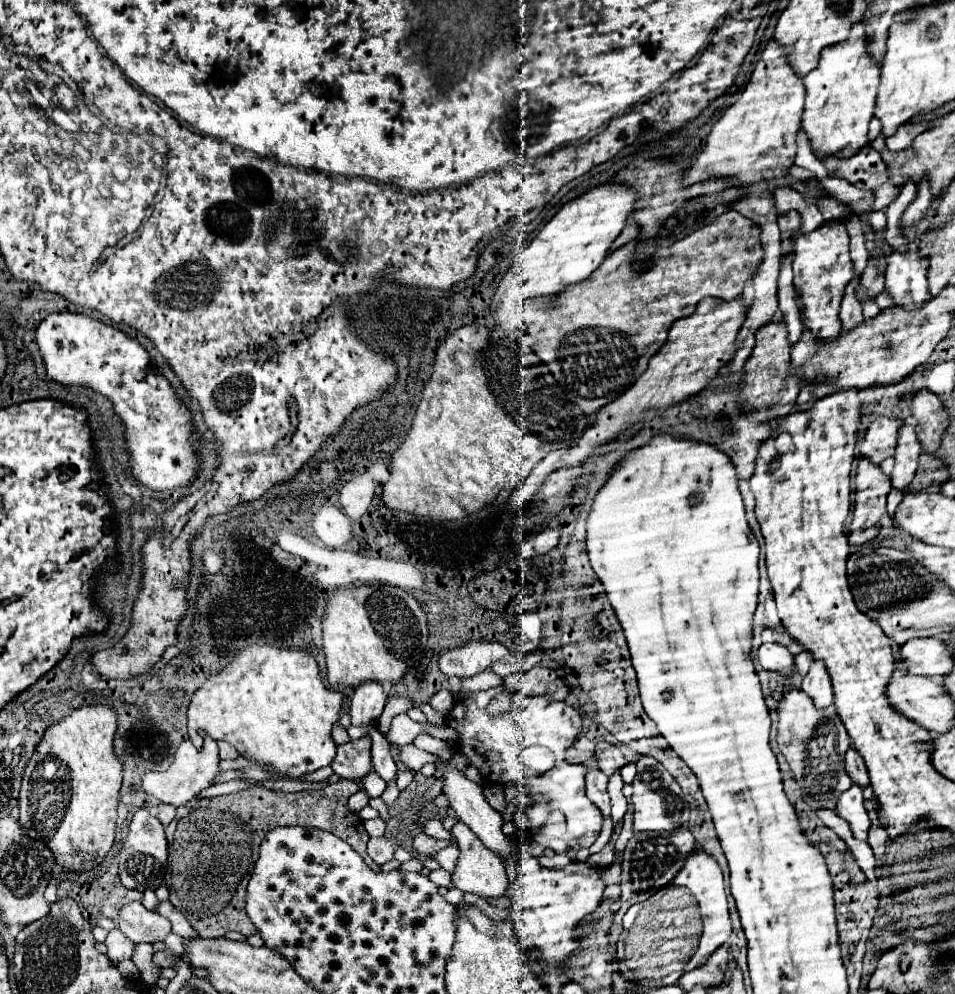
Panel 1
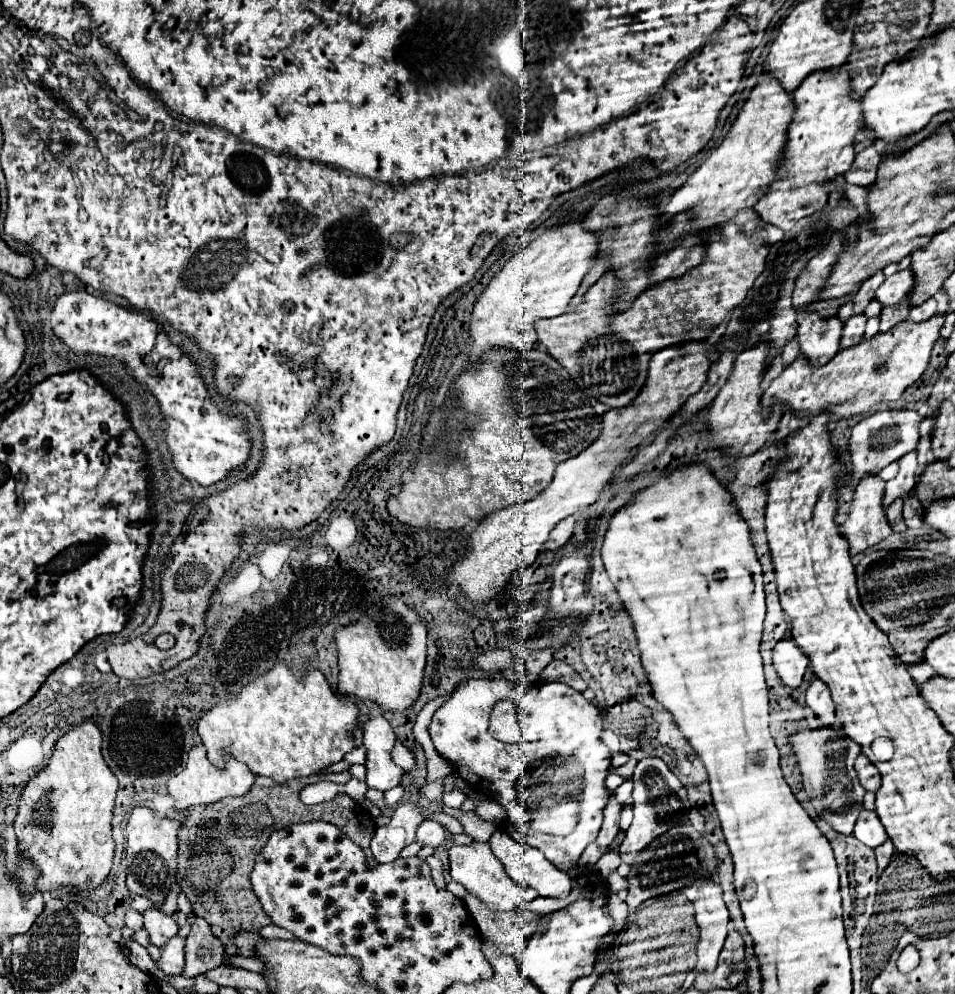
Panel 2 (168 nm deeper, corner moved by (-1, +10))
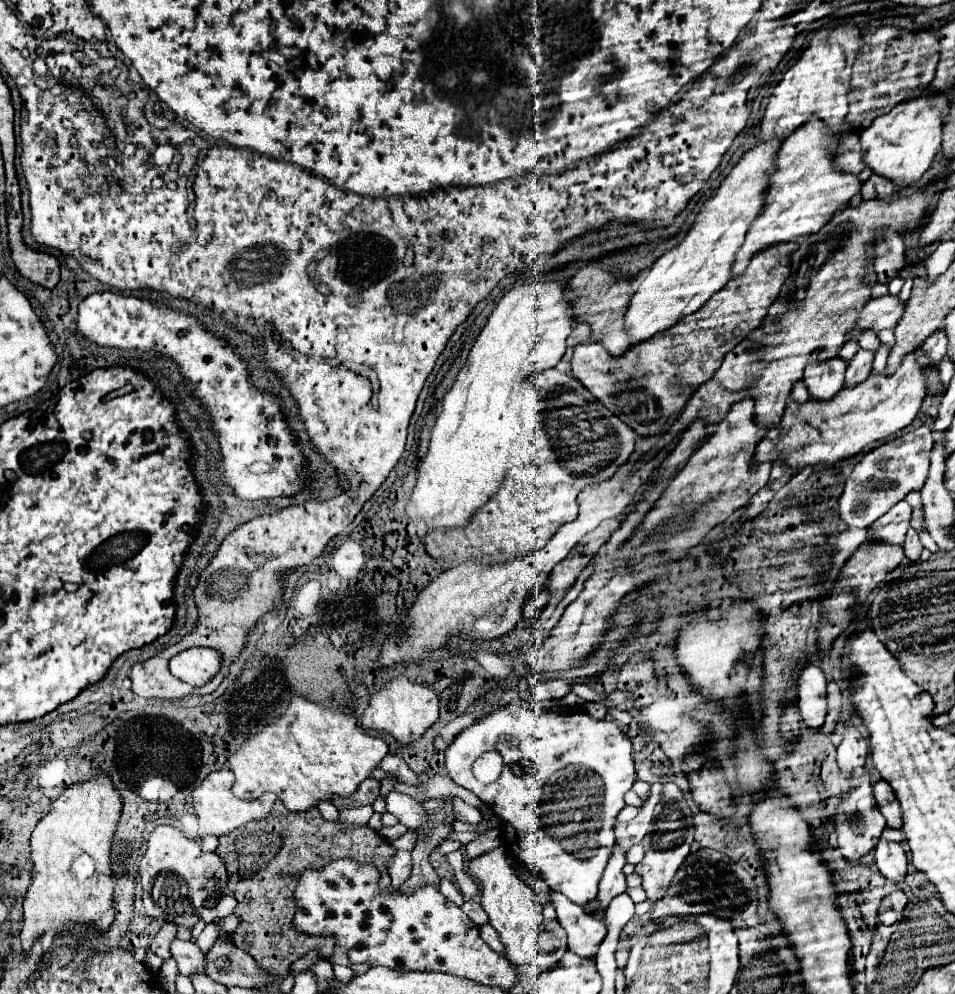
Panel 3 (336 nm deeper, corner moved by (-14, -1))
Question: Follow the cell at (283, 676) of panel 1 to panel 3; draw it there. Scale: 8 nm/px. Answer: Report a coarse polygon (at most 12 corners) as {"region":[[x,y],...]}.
{"region":[[295,694],[229,756],[237,798],[303,812],[351,796],[387,752]]}

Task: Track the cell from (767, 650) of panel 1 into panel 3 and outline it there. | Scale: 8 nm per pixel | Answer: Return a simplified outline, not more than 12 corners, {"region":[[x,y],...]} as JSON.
{"region":[[813,662],[797,680],[797,708],[807,726],[825,722],[825,674]]}

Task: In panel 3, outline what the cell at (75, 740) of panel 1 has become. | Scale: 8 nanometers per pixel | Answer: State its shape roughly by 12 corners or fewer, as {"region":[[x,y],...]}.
{"region":[[69,784],[31,834],[27,954],[45,930],[115,918],[121,792]]}

